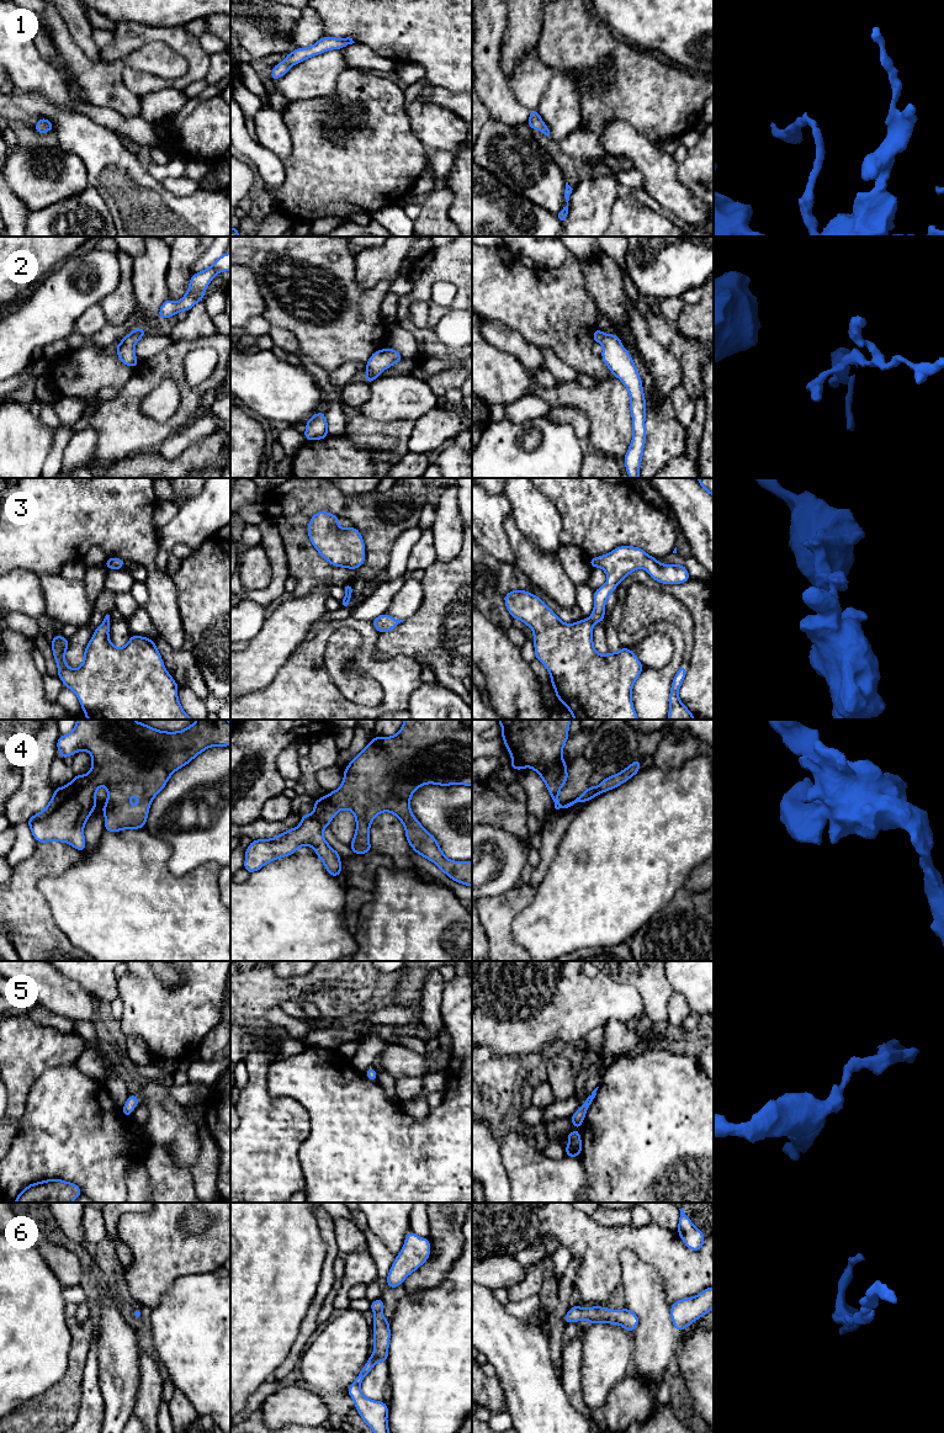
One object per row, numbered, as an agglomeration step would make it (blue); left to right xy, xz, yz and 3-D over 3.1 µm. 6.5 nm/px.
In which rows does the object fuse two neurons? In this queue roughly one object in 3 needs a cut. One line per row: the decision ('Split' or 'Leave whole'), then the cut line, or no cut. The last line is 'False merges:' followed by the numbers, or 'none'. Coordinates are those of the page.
1: Leave whole. No split
2: Leave whole. No split
3: Split. Split along yz (588, 620), (592, 624)
4: Leave whole. No split
5: Leave whole. No split
6: Leave whole. No split
False merges: 3

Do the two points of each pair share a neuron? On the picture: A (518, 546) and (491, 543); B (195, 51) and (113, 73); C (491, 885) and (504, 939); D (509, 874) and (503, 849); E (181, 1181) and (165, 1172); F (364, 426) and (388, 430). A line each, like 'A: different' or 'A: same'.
A: different
B: different
C: different
D: same
E: same
F: same

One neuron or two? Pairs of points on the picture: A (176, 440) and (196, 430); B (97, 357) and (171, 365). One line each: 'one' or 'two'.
A: one
B: two

